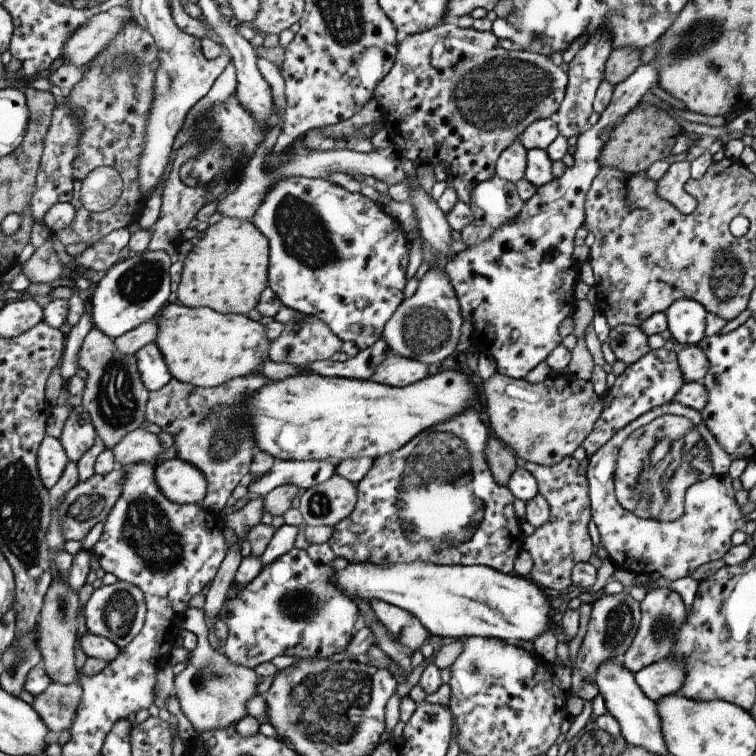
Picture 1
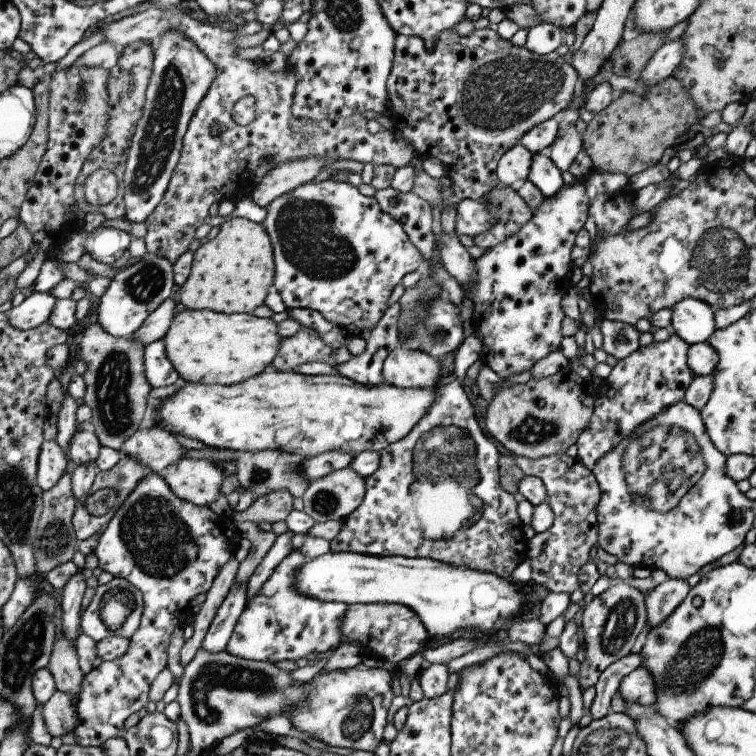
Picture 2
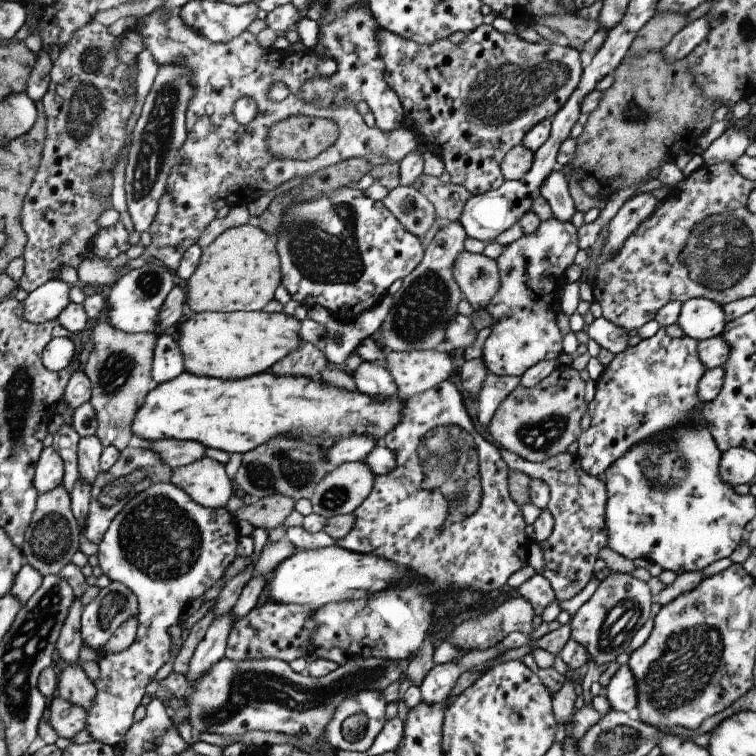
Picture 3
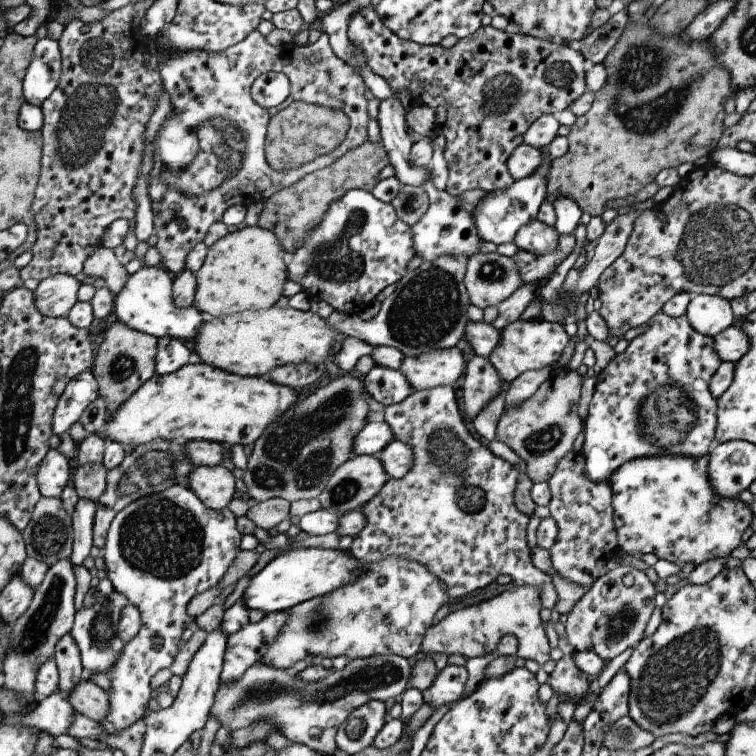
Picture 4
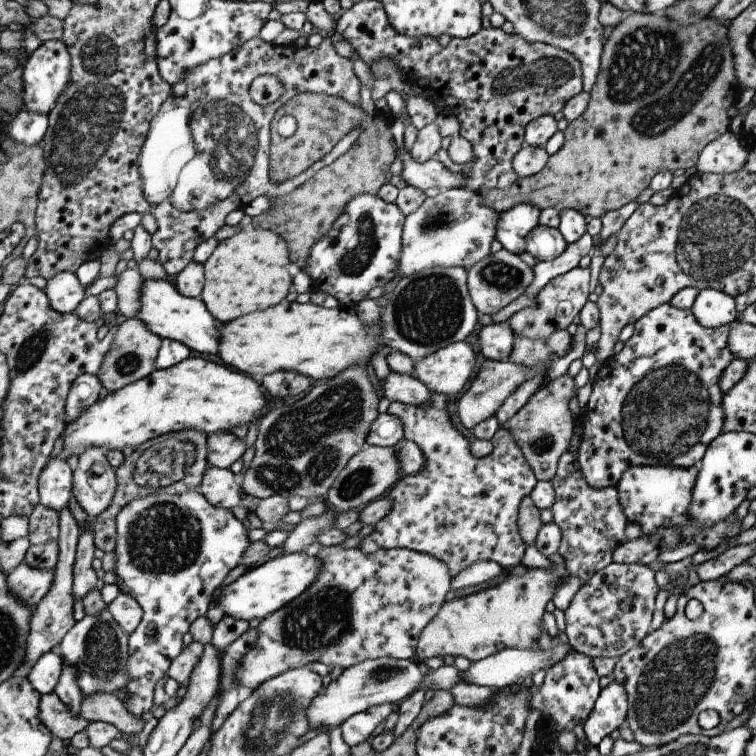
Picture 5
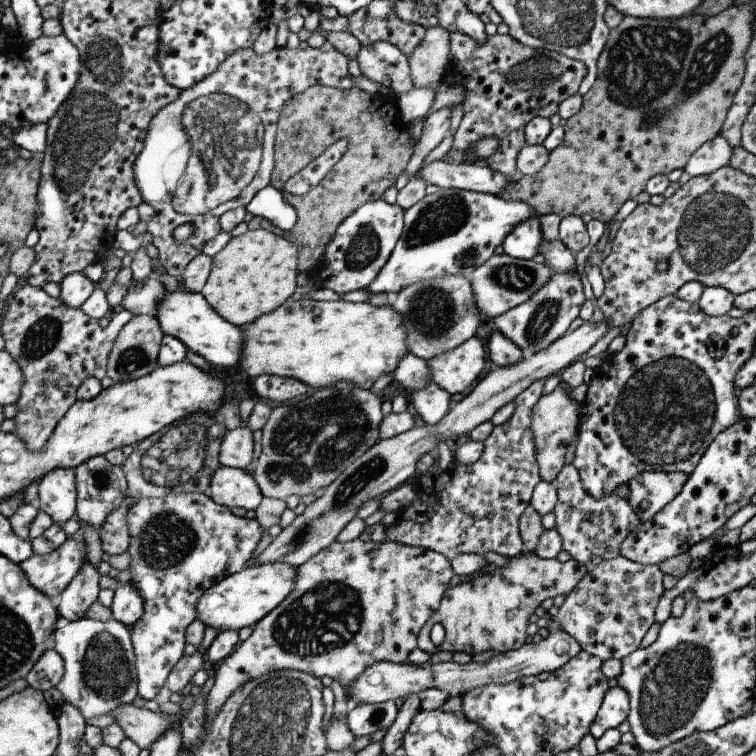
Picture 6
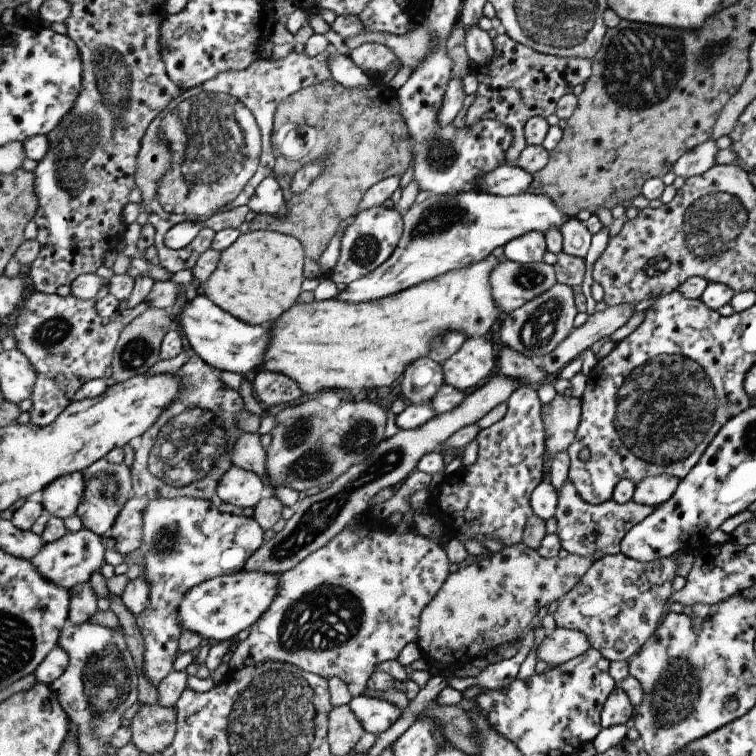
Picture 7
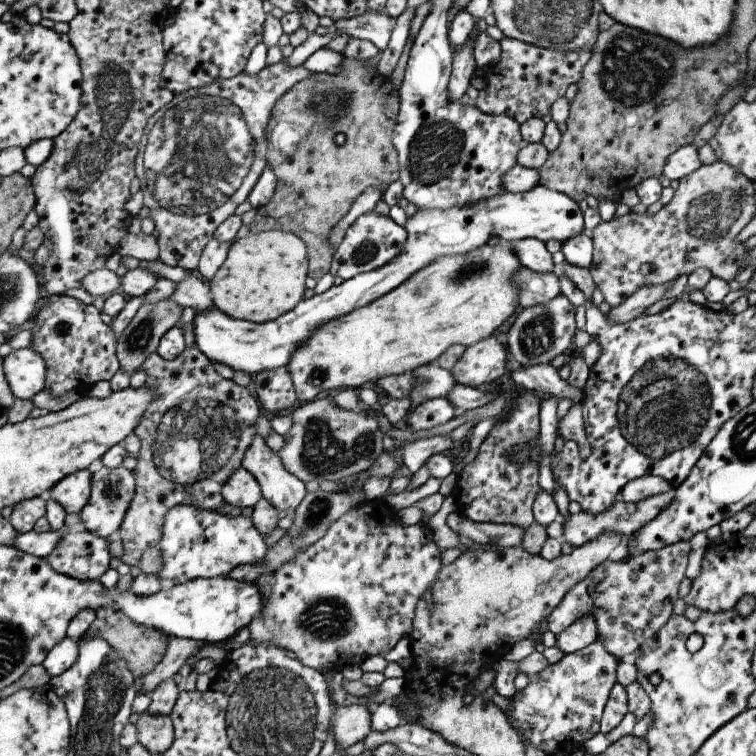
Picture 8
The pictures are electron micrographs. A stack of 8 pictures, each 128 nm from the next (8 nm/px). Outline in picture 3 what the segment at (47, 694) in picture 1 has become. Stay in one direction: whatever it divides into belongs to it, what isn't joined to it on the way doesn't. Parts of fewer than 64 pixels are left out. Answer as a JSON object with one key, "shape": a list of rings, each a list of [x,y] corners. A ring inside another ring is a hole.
{"shape":[[[54,696],[49,700],[46,718],[58,737],[72,739],[86,728],[87,712],[64,698]]]}

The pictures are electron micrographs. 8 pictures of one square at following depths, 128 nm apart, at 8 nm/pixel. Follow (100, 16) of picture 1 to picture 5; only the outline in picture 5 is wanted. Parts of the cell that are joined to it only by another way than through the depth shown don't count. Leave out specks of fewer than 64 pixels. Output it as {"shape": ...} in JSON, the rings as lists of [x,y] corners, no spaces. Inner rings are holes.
{"shape":[[[256,36],[243,46],[238,46],[222,58],[204,62],[194,70],[188,70],[184,78],[172,84],[172,92],[152,118],[142,152],[138,156],[138,172],[142,180],[143,196],[150,204],[149,213],[156,219],[158,228],[152,234],[152,246],[159,252],[158,260],[170,279],[174,279],[194,258],[194,250],[204,240],[213,238],[215,233],[225,224],[230,212],[243,209],[246,203],[257,197],[268,196],[274,199],[290,194],[308,182],[316,172],[335,162],[343,156],[358,138],[358,128],[346,134],[334,149],[320,161],[304,169],[299,175],[283,182],[272,182],[269,178],[271,124],[274,114],[287,101],[294,99],[302,92],[328,94],[344,98],[356,106],[361,106],[361,81],[356,77],[352,61],[340,56],[334,48],[330,36],[323,38],[320,46],[299,48],[293,45],[268,44]],[[274,74],[282,86],[284,94],[273,104],[260,106],[250,97],[250,86],[258,76]]]}

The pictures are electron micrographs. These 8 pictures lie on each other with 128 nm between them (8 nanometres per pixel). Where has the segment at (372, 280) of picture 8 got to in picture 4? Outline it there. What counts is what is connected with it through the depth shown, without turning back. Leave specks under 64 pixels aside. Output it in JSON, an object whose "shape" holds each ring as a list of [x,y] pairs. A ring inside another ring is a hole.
{"shape":[[[428,173],[428,180],[423,184],[428,195],[429,210],[413,226],[413,243],[416,255],[420,255],[424,261],[434,261],[442,255],[466,255],[469,258],[479,252],[479,244],[482,242],[477,234],[473,218],[468,211],[460,209],[458,199],[447,191],[436,189],[432,180],[432,174]],[[142,266],[131,274],[118,294],[115,294],[113,311],[118,321],[134,330],[160,337],[174,337],[191,344],[203,325],[206,314],[201,313],[194,305],[181,309],[172,300],[173,279],[170,272],[162,266]]]}

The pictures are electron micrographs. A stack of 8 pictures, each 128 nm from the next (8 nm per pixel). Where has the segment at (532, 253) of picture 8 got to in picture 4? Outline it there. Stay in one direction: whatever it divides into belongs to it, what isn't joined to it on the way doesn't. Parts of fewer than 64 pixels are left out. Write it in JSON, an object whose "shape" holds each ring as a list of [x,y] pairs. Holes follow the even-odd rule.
{"shape":[[[547,147],[540,150],[543,152],[543,159],[534,174],[514,181],[508,188],[490,191],[477,202],[470,214],[482,241],[494,242],[497,245],[513,242],[514,235],[519,228],[537,218],[540,205],[545,201],[547,195],[547,173],[551,169],[553,161],[548,154]]]}

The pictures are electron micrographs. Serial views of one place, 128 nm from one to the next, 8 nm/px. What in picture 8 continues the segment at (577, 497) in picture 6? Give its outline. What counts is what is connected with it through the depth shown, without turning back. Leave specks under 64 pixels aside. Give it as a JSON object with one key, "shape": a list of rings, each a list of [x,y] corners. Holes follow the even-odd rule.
{"shape":[[[673,488],[672,491],[668,491],[667,493],[648,497],[647,499],[635,503],[627,503],[622,500],[622,498],[618,498],[600,514],[591,515],[584,511],[580,511],[578,514],[570,514],[565,521],[560,519],[564,529],[561,541],[572,545],[574,548],[578,548],[587,542],[593,541],[596,537],[604,533],[617,533],[618,535],[624,534],[624,536],[630,536],[641,526],[648,524],[648,521],[656,518],[657,514],[667,509],[667,506],[674,498],[674,493],[675,490]]]}

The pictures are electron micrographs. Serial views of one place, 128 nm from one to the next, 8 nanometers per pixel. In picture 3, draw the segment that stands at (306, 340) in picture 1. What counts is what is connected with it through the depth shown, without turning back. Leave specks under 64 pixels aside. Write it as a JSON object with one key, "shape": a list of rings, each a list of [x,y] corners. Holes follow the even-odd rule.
{"shape":[[[302,341],[296,350],[292,350],[292,354],[284,356],[269,371],[276,376],[312,378],[318,382],[321,378],[320,373],[329,364],[320,348],[316,348],[310,342]]]}

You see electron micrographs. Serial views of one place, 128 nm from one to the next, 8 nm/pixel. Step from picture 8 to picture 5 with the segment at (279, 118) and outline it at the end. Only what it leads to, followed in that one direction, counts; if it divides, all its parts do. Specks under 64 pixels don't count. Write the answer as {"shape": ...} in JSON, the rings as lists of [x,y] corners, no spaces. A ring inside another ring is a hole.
{"shape":[[[302,92],[280,106],[271,124],[269,178],[272,182],[283,182],[299,175],[327,156],[346,134],[356,128],[360,132],[356,142],[343,156],[316,172],[297,190],[272,199],[272,208],[266,214],[253,217],[251,228],[267,229],[284,238],[290,261],[303,269],[312,246],[332,230],[332,224],[352,198],[360,194],[378,196],[378,190],[384,184],[397,180],[389,171],[398,158],[398,148],[391,132],[395,116],[394,113],[385,114],[377,109],[370,116],[362,106],[356,106],[344,98],[314,92]]]}

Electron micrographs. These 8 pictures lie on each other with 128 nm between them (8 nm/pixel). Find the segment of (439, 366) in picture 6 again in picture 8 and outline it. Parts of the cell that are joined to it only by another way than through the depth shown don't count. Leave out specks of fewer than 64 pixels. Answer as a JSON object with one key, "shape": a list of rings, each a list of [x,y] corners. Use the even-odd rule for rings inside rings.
{"shape":[[[490,335],[465,351],[451,366],[450,372],[458,384],[480,388],[496,382],[506,370],[506,349]]]}

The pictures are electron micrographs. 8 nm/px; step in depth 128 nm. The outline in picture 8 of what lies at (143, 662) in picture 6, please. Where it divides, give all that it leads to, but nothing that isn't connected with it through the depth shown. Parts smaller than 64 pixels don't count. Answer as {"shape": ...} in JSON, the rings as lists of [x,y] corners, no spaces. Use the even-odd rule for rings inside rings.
{"shape":[[[176,505],[164,515],[163,524],[164,532],[158,545],[164,568],[156,575],[162,588],[171,589],[194,579],[221,577],[237,566],[248,563],[264,568],[264,572],[261,572],[261,576],[254,583],[263,594],[263,604],[267,601],[274,573],[265,572],[265,554],[268,547],[252,519],[244,515],[234,517],[194,505]]]}

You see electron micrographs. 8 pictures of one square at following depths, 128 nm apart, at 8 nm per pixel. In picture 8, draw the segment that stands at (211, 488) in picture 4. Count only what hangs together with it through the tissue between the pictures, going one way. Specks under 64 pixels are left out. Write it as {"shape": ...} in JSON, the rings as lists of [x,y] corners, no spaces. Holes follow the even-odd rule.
{"shape":[[[245,467],[237,468],[230,478],[224,483],[221,490],[225,503],[230,507],[253,508],[253,506],[263,497],[260,485]]]}

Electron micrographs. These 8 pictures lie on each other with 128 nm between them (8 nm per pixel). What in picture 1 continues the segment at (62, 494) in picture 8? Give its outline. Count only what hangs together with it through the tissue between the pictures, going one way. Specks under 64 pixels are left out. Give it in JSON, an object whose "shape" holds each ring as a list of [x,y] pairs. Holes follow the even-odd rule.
{"shape":[[[45,435],[37,450],[37,467],[41,481],[48,490],[60,480],[68,461],[60,439]]]}

